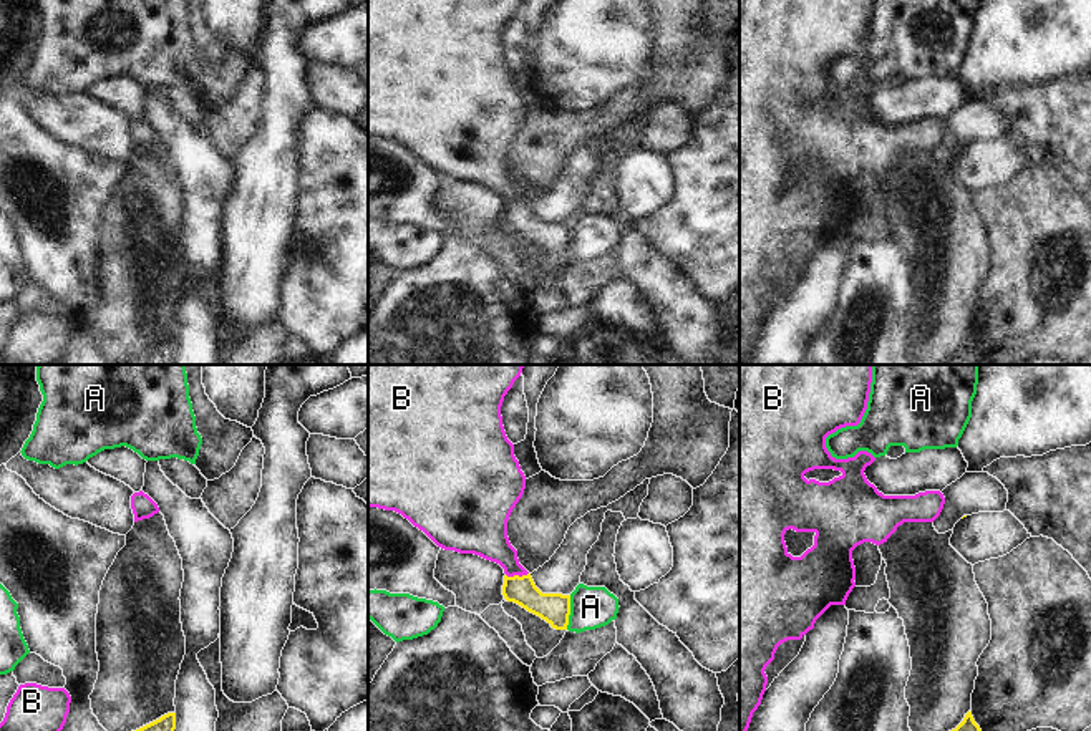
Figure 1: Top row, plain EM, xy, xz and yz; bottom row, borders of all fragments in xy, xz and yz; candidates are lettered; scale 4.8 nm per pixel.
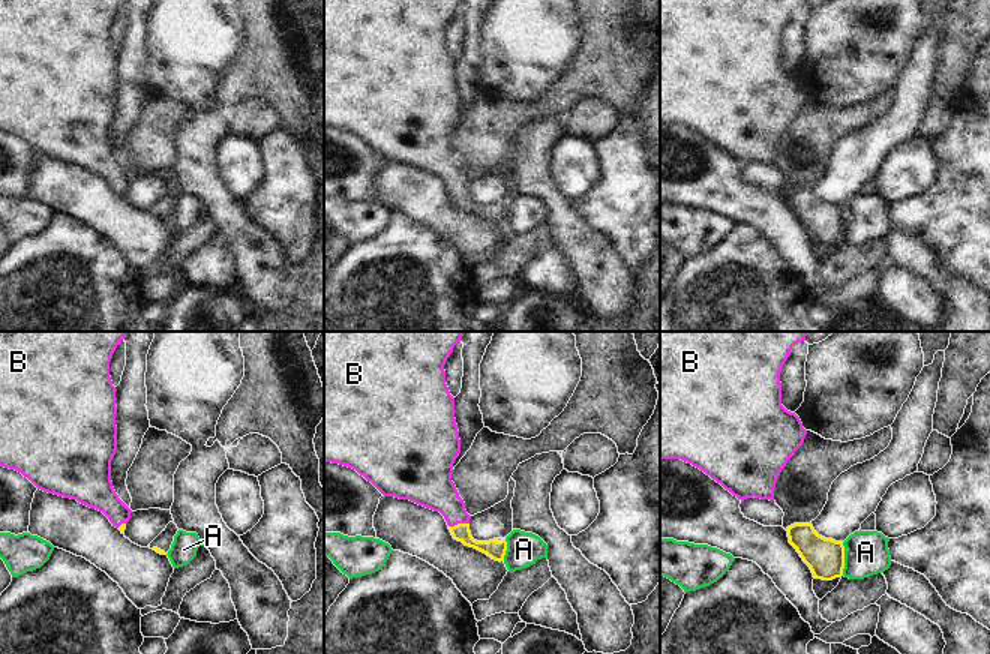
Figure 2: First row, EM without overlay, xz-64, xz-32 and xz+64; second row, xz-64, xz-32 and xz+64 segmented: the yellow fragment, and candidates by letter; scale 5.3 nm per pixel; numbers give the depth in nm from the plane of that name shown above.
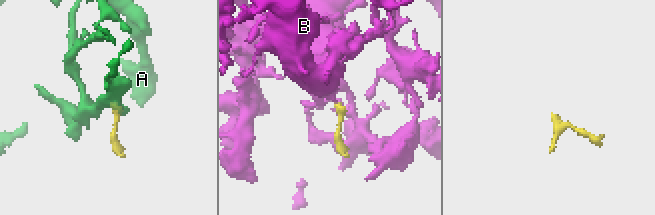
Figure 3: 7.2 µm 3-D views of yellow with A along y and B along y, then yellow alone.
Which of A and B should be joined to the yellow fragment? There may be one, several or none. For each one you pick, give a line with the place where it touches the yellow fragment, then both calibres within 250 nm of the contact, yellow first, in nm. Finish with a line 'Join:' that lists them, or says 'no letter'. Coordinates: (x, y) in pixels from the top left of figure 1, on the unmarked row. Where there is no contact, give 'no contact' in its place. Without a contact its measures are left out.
B: meets yellow in xz at (516, 204); 150 nm thick on the yellow side, 200 nm on the other
Join: B

